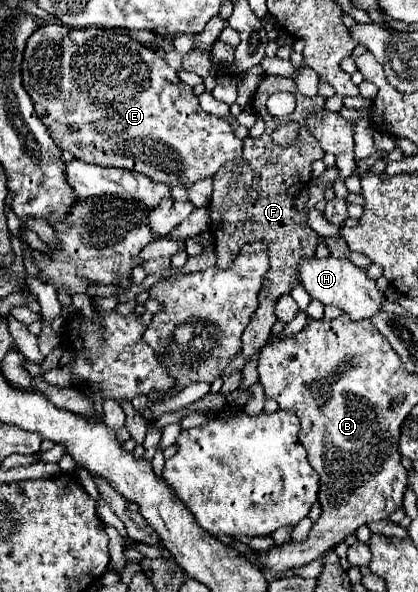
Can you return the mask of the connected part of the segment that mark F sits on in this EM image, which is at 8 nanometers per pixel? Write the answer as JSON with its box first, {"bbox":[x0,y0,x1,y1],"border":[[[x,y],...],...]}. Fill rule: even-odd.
{"bbox":[208,76,324,362],"border":[[[264,76],[262,82],[258,84],[252,106],[254,112],[262,116],[266,124],[264,138],[244,140],[242,162],[226,162],[226,166],[218,170],[218,174],[214,176],[214,196],[208,204],[208,212],[212,220],[210,232],[214,236],[218,268],[228,268],[228,264],[232,264],[234,258],[238,258],[238,254],[242,252],[242,246],[250,242],[264,242],[268,250],[270,270],[266,272],[266,278],[262,282],[260,306],[242,334],[242,356],[246,362],[268,342],[272,326],[276,322],[276,314],[274,314],[276,300],[284,294],[290,294],[290,290],[298,284],[298,264],[302,258],[314,256],[316,240],[318,240],[318,234],[308,224],[308,214],[296,208],[296,198],[308,186],[312,178],[312,162],[322,158],[324,150],[314,142],[314,138],[310,138],[310,130],[306,128],[300,128],[296,146],[280,148],[272,144],[270,134],[276,126],[280,126],[280,120],[266,110],[266,100],[278,90],[296,92],[294,80],[282,76],[276,78]]]}

